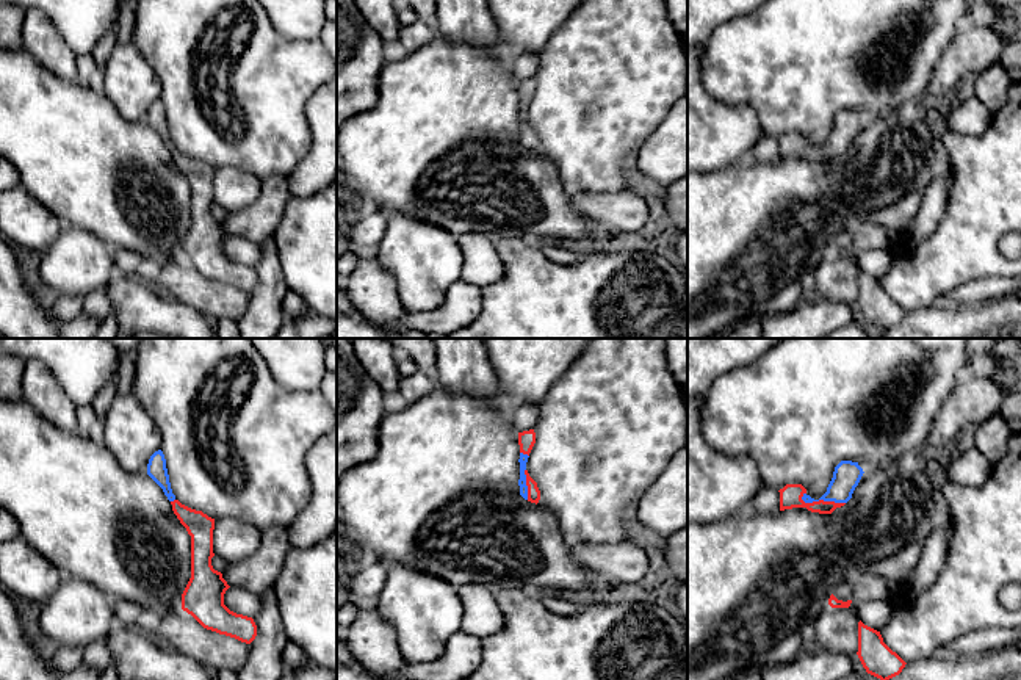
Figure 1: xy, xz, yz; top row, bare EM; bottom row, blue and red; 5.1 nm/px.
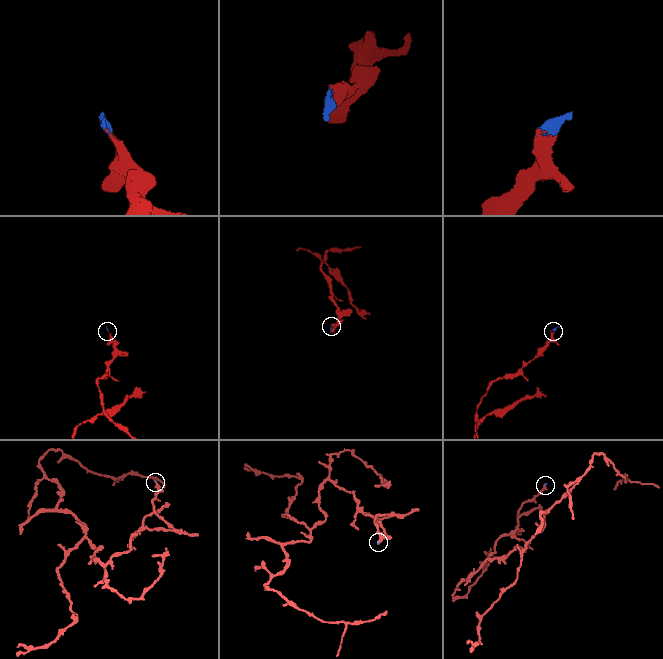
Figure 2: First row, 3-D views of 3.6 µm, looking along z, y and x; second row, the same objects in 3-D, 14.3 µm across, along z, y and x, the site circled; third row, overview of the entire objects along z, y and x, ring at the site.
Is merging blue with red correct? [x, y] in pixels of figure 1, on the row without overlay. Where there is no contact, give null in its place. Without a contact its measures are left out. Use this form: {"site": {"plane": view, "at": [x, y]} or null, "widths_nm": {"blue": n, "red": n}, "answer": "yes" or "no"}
{"site": {"plane": "yz", "at": [822, 148]}, "widths_nm": {"blue": 140, "red": 110}, "answer": "yes"}

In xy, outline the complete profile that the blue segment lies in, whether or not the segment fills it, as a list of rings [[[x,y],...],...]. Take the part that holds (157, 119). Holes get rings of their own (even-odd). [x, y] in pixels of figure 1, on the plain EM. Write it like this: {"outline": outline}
{"outline": [[[161,99],[150,105],[147,124],[163,138],[174,163],[191,185],[191,227],[182,243],[182,259],[204,277],[251,293],[257,285],[257,274],[252,266],[236,263],[224,254],[224,243],[230,235],[211,215],[215,168],[175,147]]]}

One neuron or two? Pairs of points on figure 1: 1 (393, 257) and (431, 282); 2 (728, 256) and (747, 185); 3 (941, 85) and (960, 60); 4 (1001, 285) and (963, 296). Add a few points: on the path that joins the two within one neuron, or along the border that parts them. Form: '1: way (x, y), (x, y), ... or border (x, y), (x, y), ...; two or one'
1: way (403, 257), (422, 273); one
2: way (739, 238), (747, 231), (747, 202); one
3: way (946, 79), (956, 66); one
4: way (992, 289), (973, 293); one

